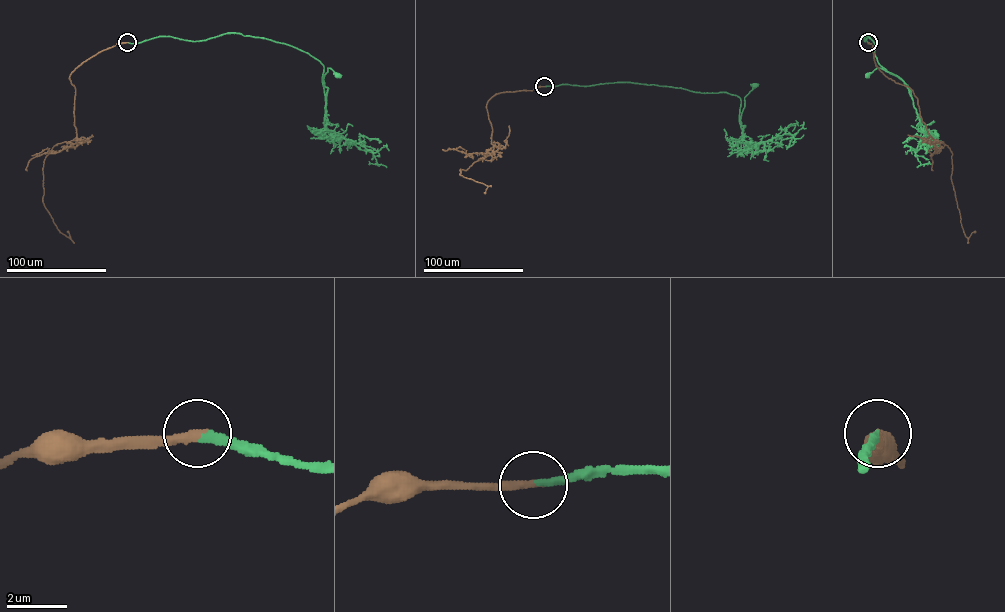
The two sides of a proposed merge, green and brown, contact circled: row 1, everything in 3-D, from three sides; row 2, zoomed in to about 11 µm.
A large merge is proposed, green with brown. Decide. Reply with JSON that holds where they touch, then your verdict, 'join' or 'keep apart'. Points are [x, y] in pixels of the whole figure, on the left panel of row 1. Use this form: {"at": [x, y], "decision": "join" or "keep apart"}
{"at": [127, 42], "decision": "join"}

